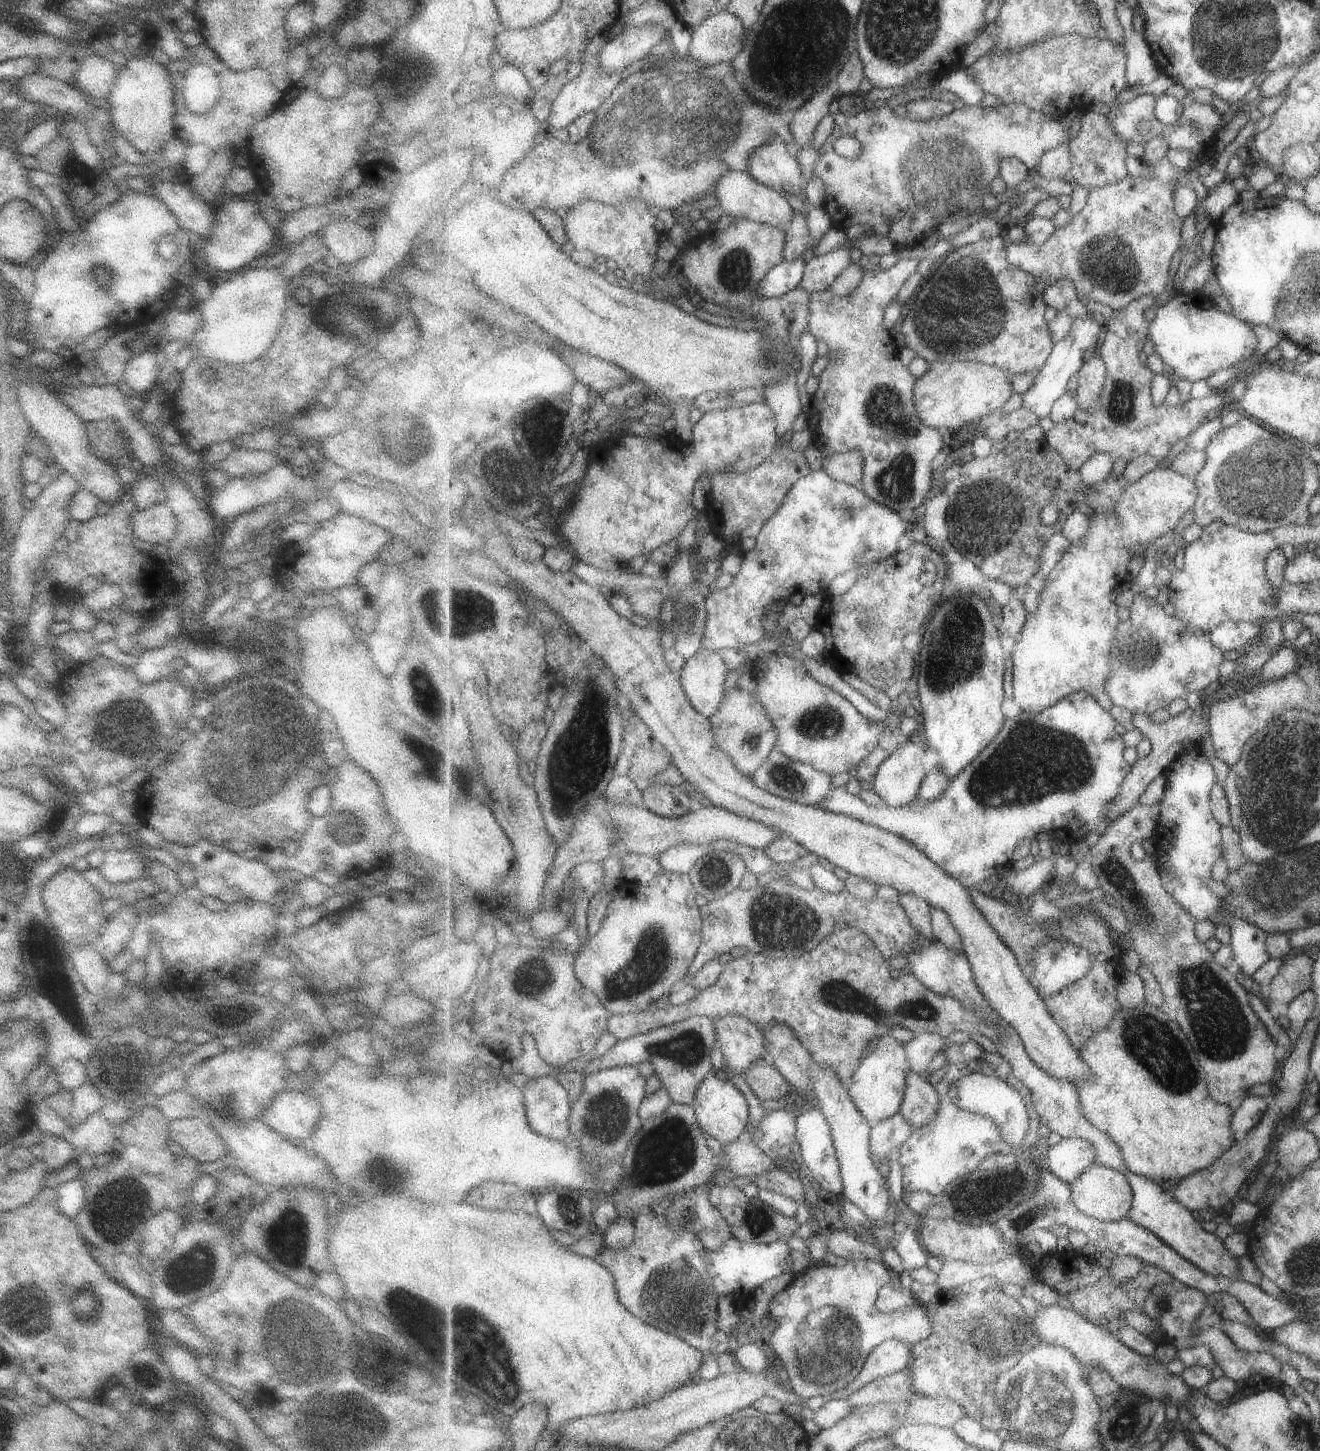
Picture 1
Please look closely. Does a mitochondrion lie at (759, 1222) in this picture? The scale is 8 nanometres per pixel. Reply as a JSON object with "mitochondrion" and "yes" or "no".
{"mitochondrion":"yes"}

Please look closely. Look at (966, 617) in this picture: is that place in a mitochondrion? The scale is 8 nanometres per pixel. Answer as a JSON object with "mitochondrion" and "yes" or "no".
{"mitochondrion":"no"}

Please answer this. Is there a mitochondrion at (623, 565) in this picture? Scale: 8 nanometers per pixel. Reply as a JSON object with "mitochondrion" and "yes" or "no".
{"mitochondrion":"no"}

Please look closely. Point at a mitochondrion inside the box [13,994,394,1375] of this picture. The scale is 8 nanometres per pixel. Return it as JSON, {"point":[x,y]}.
{"point":[282,1342]}

